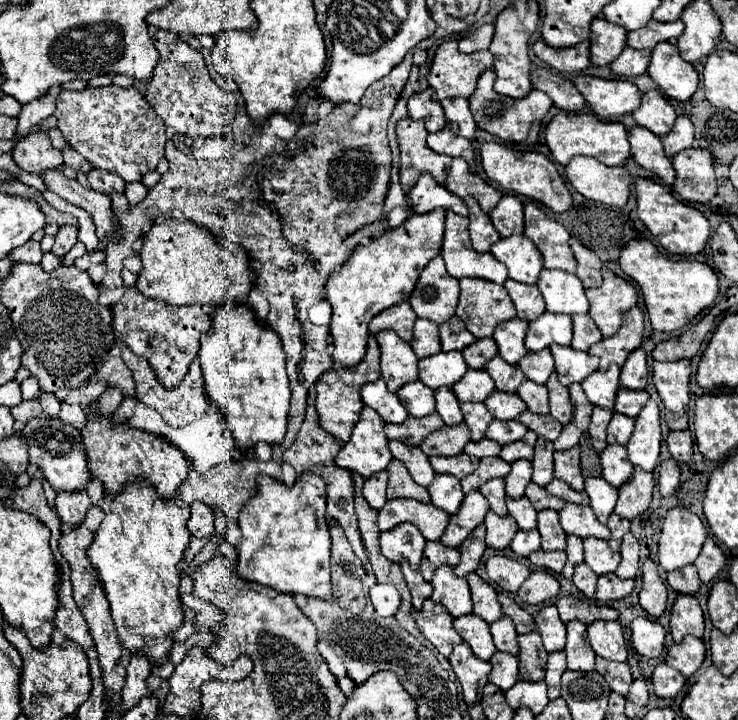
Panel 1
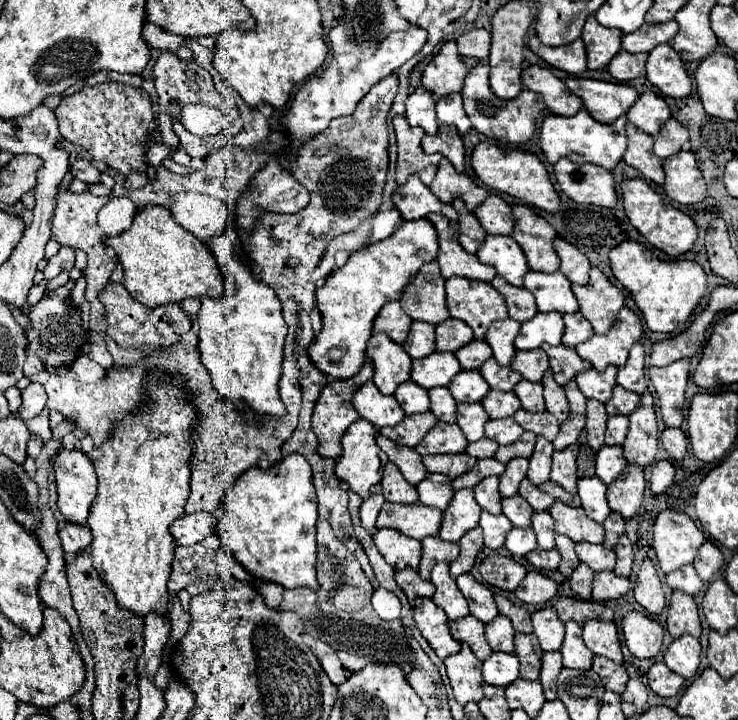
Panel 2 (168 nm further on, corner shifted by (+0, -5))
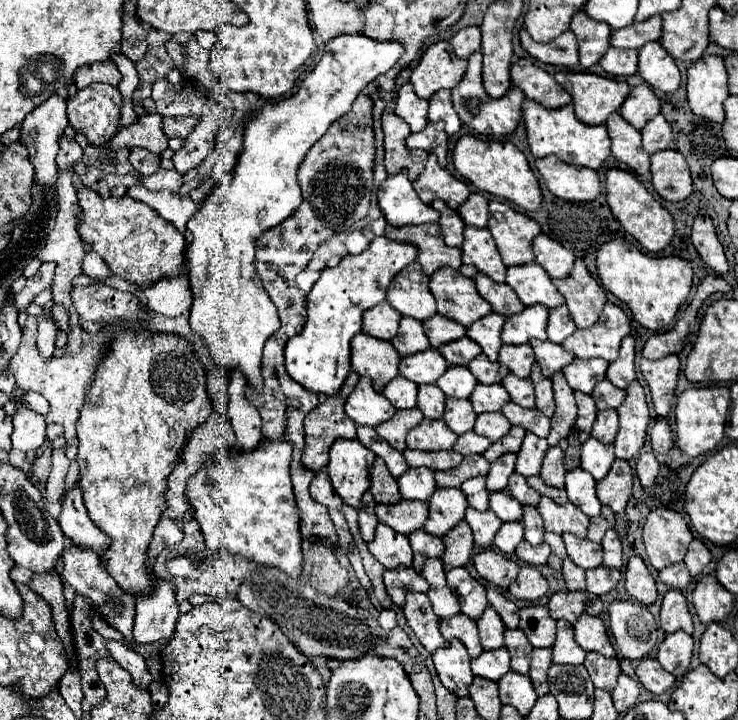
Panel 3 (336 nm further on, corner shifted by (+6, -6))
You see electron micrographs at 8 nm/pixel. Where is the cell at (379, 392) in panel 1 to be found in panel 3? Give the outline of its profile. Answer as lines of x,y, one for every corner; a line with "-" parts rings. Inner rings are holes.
360,376
356,388
346,400
344,410
356,424
362,426
378,426
390,420
396,412
396,408
380,392
372,388
370,378
366,376

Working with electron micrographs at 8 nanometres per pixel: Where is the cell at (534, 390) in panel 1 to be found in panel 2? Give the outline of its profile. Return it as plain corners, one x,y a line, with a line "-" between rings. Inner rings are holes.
522,379
516,387
514,393
518,395
522,409
530,411
530,413
544,413
546,405
544,405
544,397
542,397
542,385
540,383
530,383
526,379

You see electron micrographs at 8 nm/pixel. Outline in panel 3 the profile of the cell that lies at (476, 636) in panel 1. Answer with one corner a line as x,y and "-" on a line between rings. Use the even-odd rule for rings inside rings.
456,614
454,618
444,618
444,620
440,620
440,634
442,634
446,640
452,640
452,638
462,640
464,646
468,648
468,654
470,654
472,658
476,658
476,656
482,652
476,622
470,620
466,614

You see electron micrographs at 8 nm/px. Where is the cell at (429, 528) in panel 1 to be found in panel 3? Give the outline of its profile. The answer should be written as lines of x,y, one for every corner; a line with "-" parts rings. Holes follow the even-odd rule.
400,500
398,504
376,504
376,516
382,524
392,526
396,532
408,536
424,526
428,518
428,504
420,500

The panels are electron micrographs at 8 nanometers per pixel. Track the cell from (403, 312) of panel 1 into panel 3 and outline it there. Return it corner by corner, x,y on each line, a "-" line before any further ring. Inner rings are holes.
382,300
370,310
366,310
366,314
362,316
362,322
364,322
362,332
380,340
392,340
398,332
400,318
402,316
386,300

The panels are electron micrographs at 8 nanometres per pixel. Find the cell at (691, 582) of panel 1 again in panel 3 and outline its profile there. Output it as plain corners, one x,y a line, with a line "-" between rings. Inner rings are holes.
676,562
676,564
670,564
670,566
662,568
658,572
658,576
668,588
676,588
676,590
684,590
692,580
684,562

